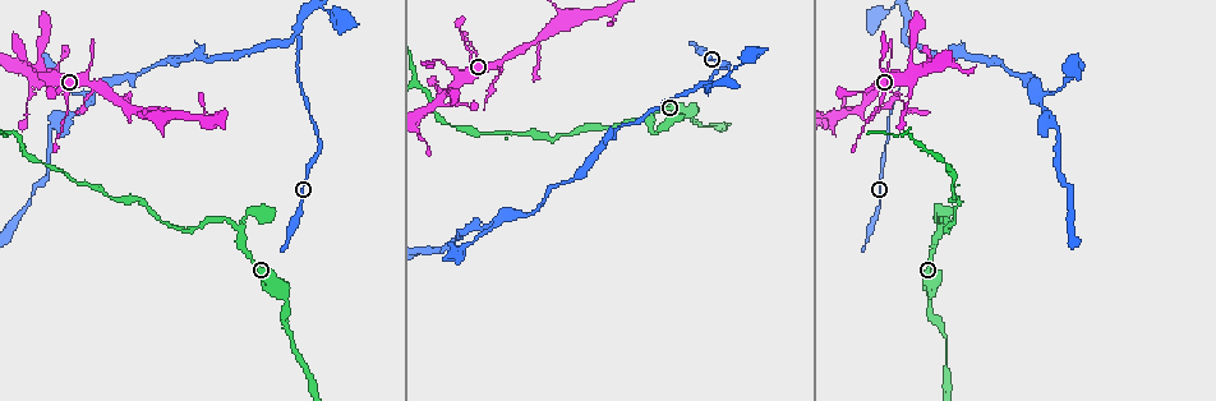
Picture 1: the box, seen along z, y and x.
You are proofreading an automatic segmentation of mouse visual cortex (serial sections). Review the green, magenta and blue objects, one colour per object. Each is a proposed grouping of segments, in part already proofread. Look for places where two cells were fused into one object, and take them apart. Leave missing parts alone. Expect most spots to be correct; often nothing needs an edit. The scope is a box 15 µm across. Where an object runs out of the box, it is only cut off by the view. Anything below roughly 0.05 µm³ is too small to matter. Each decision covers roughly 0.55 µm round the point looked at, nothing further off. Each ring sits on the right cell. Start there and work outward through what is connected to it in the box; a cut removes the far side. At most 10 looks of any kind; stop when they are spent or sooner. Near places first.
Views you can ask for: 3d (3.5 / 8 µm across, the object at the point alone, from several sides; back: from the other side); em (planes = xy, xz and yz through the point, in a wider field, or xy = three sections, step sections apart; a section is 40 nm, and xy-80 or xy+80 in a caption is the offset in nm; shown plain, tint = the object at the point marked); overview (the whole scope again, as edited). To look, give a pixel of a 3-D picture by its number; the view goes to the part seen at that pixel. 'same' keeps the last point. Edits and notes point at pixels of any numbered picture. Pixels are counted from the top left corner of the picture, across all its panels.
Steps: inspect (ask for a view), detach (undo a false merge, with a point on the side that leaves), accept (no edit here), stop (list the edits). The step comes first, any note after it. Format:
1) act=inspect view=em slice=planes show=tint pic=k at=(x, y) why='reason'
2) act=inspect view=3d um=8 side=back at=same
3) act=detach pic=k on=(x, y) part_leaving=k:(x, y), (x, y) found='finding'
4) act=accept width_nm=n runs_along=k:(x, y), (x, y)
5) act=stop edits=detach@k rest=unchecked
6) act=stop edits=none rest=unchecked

act=inspect view=3d um=8 side=back pic=1 at=(906, 78) why='a narrow waist'

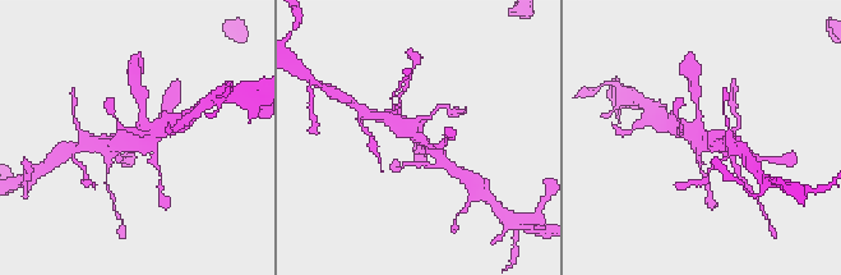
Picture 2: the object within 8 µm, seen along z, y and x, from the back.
act=inspect view=em slice=planes show=tint pic=2 at=(137, 138)

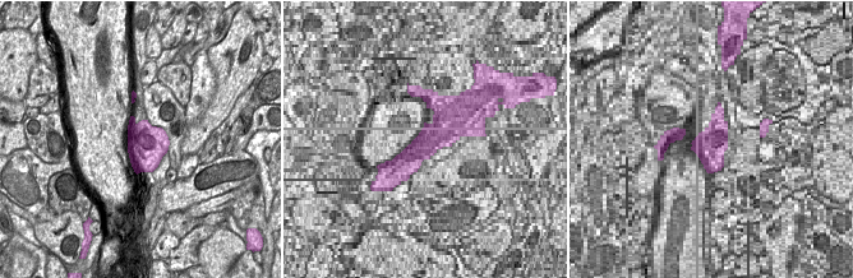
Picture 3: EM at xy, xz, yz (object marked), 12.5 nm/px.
act=accept runs_along=2:(388, 115), (410, 129), (449, 166) found='continuous, no second cell'

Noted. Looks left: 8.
act=inspect view=3d um=8 pic=1 at=(867, 103) why='sharp bend'

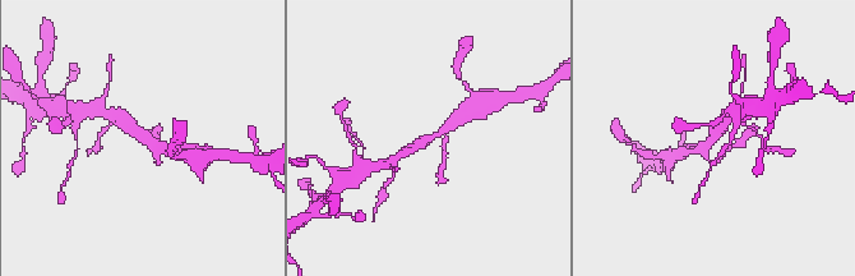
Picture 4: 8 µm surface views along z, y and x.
act=inspect view=em slice=planes show=tint pic=4 at=(149, 140) why='now the EM'

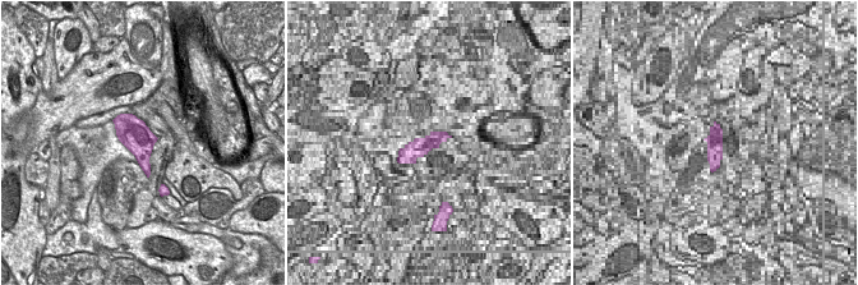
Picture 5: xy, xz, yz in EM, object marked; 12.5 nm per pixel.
act=accept width_nm=380 runs_along=4:(407, 151), (442, 132), (458, 114) found='one cell here'

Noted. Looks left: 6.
act=inspect view=3d um=8 pic=1 at=(908, 17)

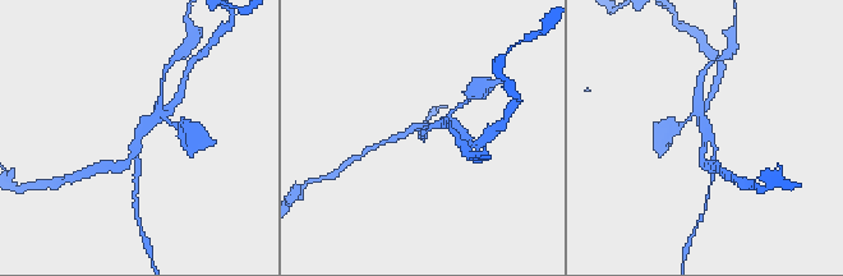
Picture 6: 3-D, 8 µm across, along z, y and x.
act=inspect view=em slice=planes show=tint pic=6 at=(706, 136) arms=3 arm_widths_nm=150,200,250

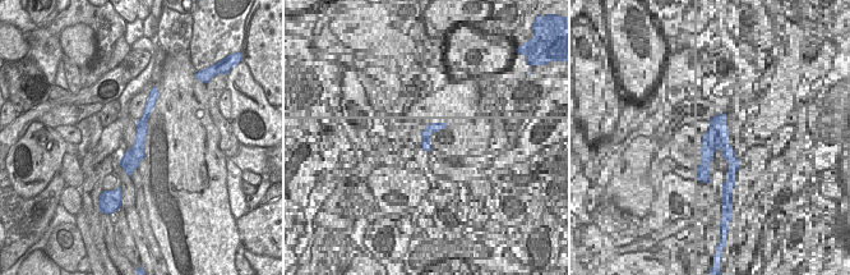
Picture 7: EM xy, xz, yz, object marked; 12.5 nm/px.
act=detach pic=6 on=(703, 162) border=7:(146, 124), (137, 128) found='two cells meet here'

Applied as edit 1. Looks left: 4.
act=inspect view=3d um=3.5 pic=1 at=(161, 117) why='three-way junction'

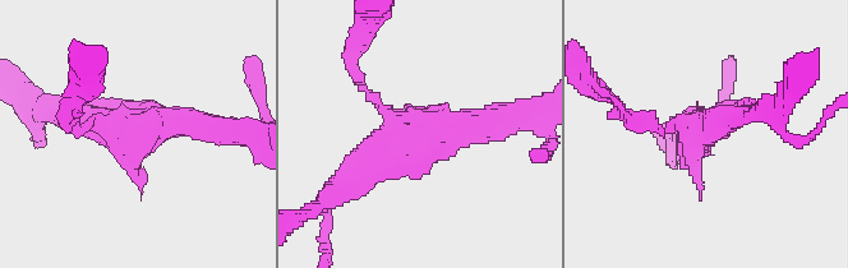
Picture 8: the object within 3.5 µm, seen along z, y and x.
act=inspect view=em slice=xy step=3 show=tint pic=8 at=(133, 131) why='need the tissue'

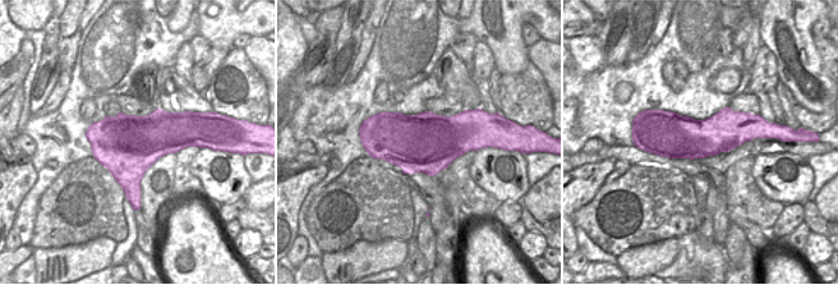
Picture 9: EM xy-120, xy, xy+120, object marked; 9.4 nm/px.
act=accept runs_along=8:(353, 175), (400, 130), (502, 116) found='all the same cell'

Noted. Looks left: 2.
act=stop edits=detach@6 rest=unchecked

